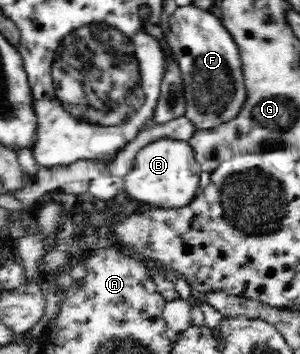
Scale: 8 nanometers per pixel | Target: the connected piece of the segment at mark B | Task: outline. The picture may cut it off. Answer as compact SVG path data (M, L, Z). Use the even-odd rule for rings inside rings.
M160 139L138 151L134 168L123 179L130 199L150 204L156 209L182 209L201 192L202 171L188 141Z

